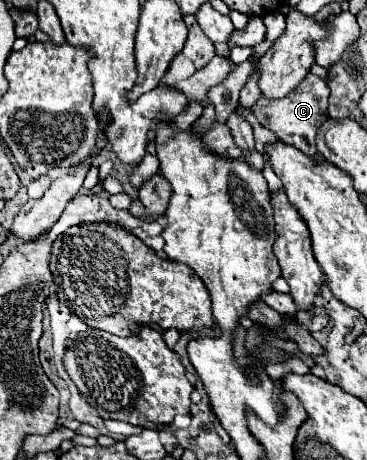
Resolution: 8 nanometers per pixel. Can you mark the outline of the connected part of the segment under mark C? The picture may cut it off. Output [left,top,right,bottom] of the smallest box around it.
[252,75,328,155]

